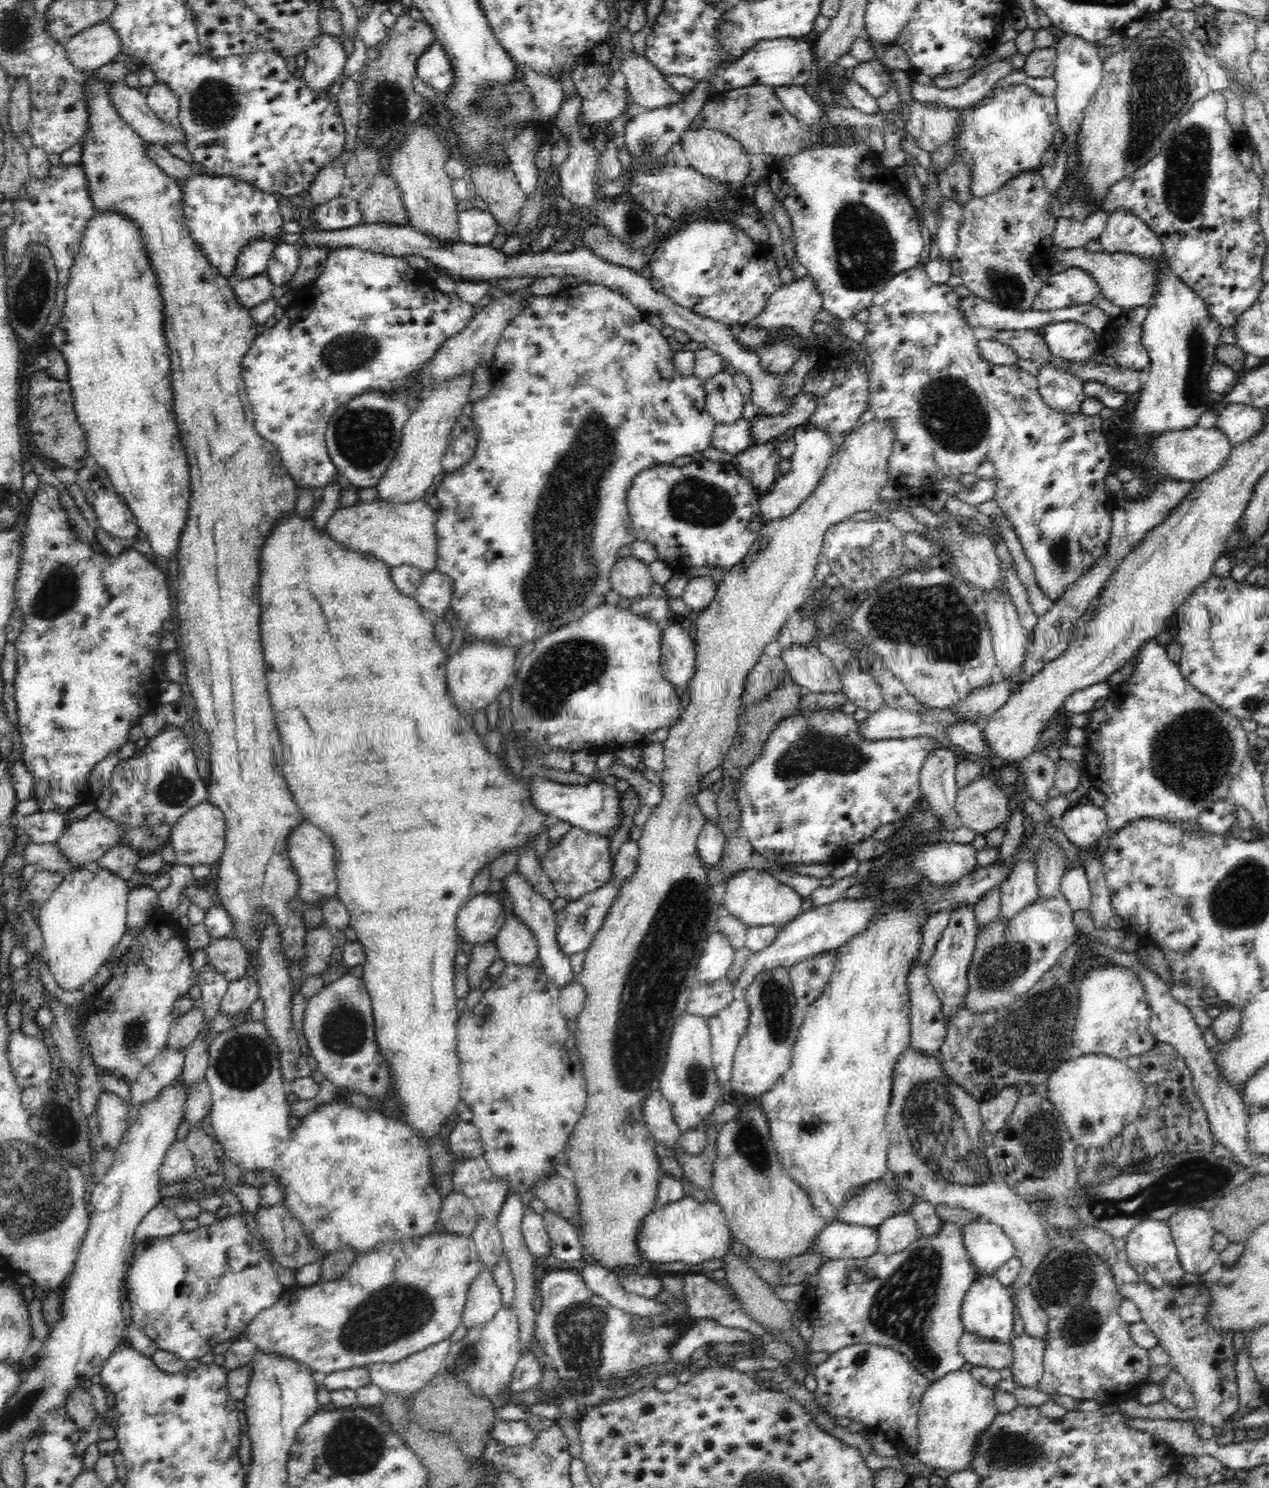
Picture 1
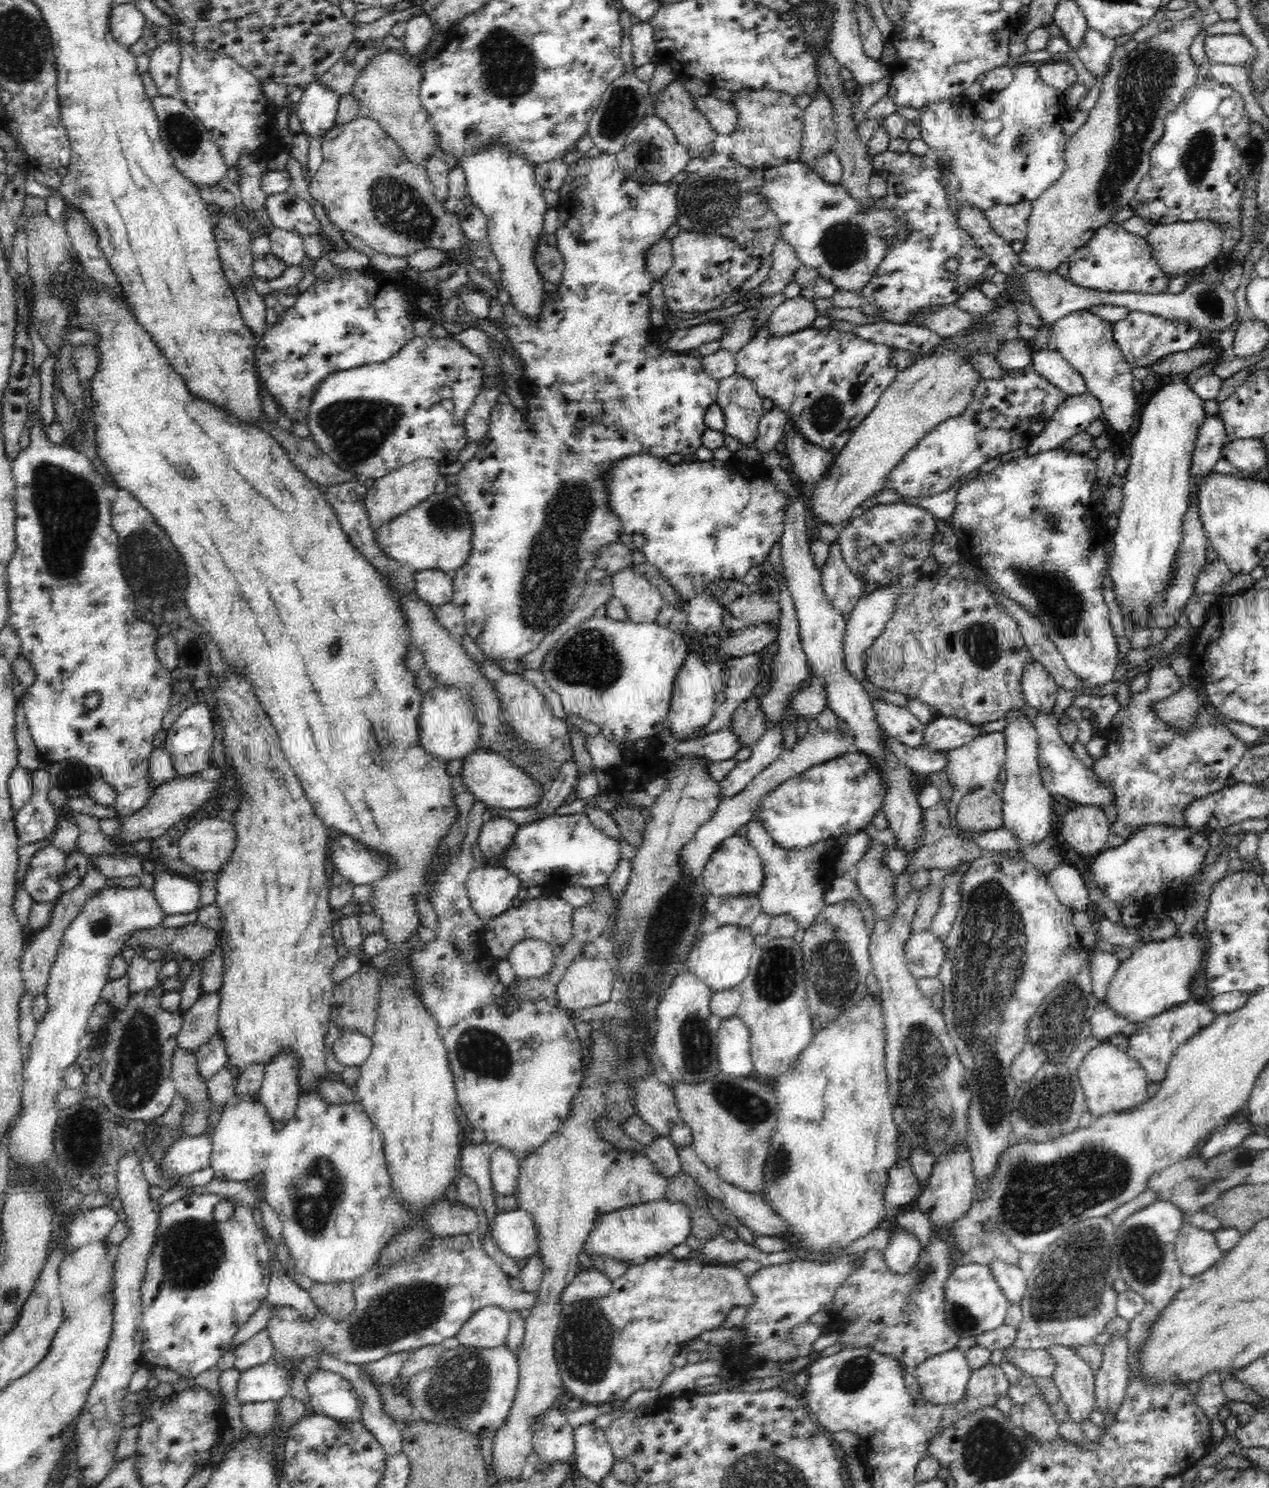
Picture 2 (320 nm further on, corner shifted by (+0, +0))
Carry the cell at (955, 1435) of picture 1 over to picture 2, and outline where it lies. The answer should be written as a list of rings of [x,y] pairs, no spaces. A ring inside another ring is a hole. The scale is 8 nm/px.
[[[951,1349],[924,1360],[913,1368],[912,1373],[926,1402],[951,1405],[965,1397],[971,1370],[965,1353]]]

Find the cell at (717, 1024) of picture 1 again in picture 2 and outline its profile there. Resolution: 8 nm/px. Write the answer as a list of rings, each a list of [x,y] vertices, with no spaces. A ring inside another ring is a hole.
[[[740,1017],[721,1019],[718,1027],[718,1060],[721,1073],[730,1076],[753,1075],[750,1033]]]

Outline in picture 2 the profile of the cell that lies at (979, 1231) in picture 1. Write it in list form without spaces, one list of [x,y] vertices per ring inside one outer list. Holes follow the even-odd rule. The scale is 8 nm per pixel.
[[[994,1258],[989,1265],[1009,1304],[1021,1304],[1028,1288],[1028,1278],[1024,1277],[1022,1269],[999,1258]]]

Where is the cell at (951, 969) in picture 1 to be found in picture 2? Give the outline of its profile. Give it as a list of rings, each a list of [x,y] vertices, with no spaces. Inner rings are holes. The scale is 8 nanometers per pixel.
[[[912,932],[905,944],[907,969],[917,979],[937,977],[946,958],[946,949],[933,932]]]

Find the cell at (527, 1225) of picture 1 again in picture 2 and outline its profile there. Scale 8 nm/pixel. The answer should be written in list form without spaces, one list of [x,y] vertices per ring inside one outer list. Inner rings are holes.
[[[521,1209],[500,1212],[489,1221],[489,1234],[496,1241],[498,1248],[510,1258],[528,1258],[537,1254],[537,1228],[534,1219]]]

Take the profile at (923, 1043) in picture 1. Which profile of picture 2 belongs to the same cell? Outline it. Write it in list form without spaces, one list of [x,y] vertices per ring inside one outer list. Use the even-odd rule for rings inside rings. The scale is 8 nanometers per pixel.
[[[872,839],[863,857],[857,862],[857,887],[873,904],[877,918],[887,919],[898,908],[893,895],[895,875],[882,863],[886,845]]]

